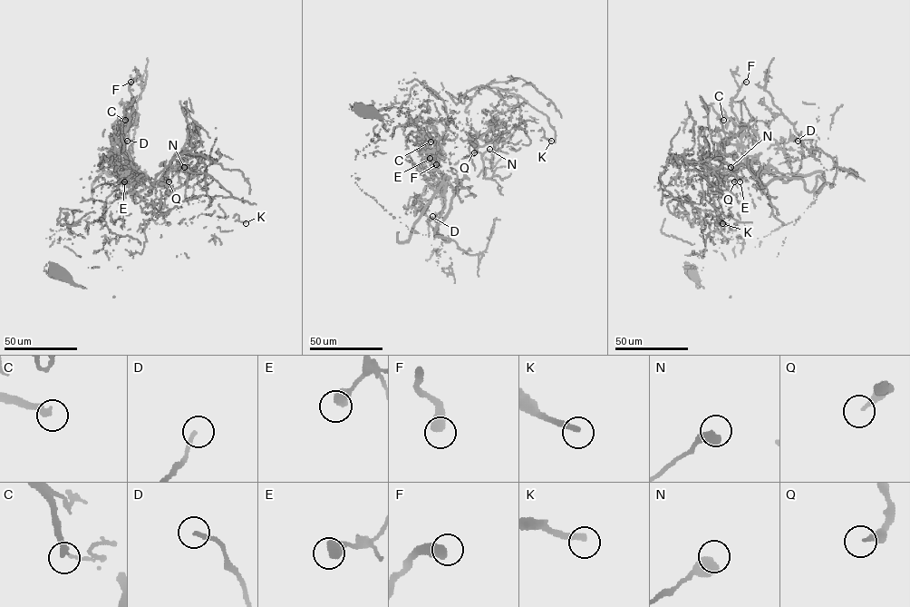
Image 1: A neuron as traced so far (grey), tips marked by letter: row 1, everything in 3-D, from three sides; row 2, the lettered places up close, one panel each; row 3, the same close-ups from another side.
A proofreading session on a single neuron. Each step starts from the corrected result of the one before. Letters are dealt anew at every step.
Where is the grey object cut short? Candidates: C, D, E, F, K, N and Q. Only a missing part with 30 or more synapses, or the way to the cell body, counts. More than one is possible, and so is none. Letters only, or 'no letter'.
F, K, Q

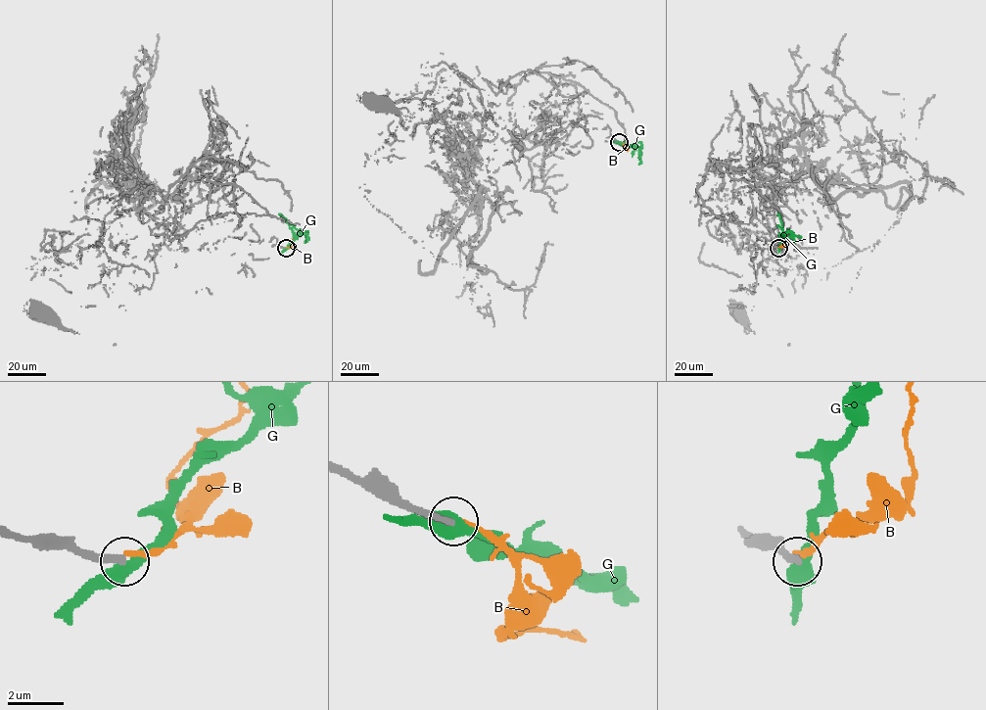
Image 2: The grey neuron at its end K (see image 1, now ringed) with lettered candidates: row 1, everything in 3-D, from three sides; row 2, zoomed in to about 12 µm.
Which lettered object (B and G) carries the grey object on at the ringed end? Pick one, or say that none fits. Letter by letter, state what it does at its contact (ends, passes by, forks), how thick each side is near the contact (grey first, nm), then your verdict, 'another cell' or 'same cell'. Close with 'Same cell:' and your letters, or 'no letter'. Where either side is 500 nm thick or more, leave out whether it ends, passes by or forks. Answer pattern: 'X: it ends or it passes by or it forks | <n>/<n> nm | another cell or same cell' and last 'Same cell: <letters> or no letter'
B: it ends | 280/170 nm | another cell
G: it passes by | 280/480 nm | another cell
Same cell: no letter

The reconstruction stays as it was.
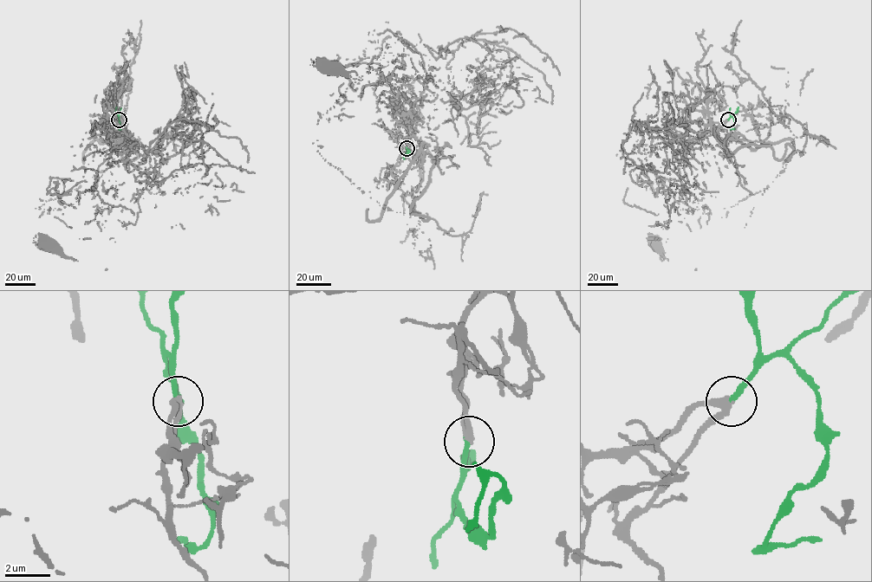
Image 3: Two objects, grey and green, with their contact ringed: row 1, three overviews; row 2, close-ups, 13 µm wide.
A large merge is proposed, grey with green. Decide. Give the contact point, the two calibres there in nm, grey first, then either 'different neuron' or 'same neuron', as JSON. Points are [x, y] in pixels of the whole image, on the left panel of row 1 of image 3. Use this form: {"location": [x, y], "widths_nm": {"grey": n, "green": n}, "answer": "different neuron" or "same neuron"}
{"location": [119, 119], "widths_nm": {"grey": 300, "green": 240}, "answer": "same neuron"}

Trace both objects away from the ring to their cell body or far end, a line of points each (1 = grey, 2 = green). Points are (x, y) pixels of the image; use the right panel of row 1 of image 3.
1: (728, 119), (655, 144), (673, 162), (689, 113), (691, 130), (632, 119), (650, 182), (633, 181), (648, 167)
2: (728, 119), (732, 116), (734, 119), (735, 124), (731, 129), (734, 129)

